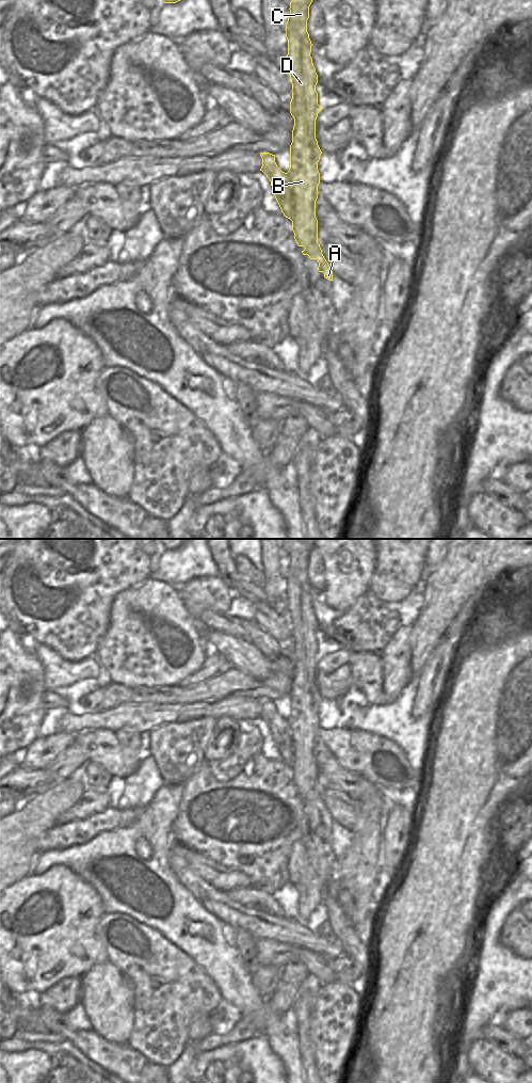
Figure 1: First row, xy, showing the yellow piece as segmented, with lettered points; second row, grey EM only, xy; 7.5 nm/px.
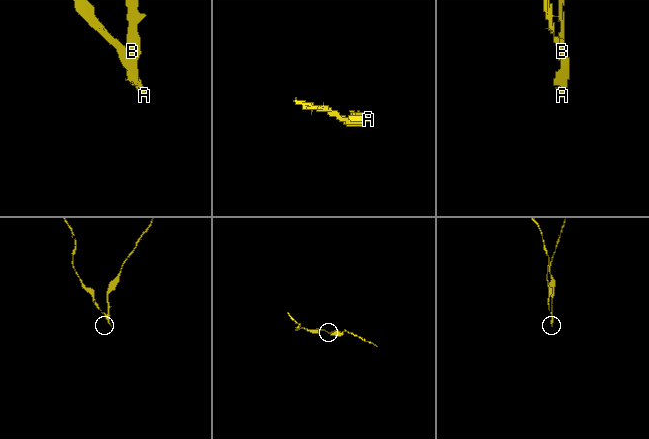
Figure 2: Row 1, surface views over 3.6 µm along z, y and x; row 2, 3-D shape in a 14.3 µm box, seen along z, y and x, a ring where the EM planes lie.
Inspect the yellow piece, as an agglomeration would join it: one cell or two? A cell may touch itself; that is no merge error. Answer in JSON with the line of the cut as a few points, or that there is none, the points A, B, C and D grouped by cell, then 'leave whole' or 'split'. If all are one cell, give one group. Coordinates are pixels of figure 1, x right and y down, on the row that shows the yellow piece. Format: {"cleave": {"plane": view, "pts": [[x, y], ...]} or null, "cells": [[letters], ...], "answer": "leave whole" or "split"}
{"cleave": {"plane": "xy", "pts": [[286, 173], [290, 179], [293, 194], [293, 216], [317, 227]]}, "cells": [["A"], ["B", "C", "D"]], "answer": "split"}

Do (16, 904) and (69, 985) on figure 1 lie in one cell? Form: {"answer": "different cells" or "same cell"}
{"answer": "different cells"}

